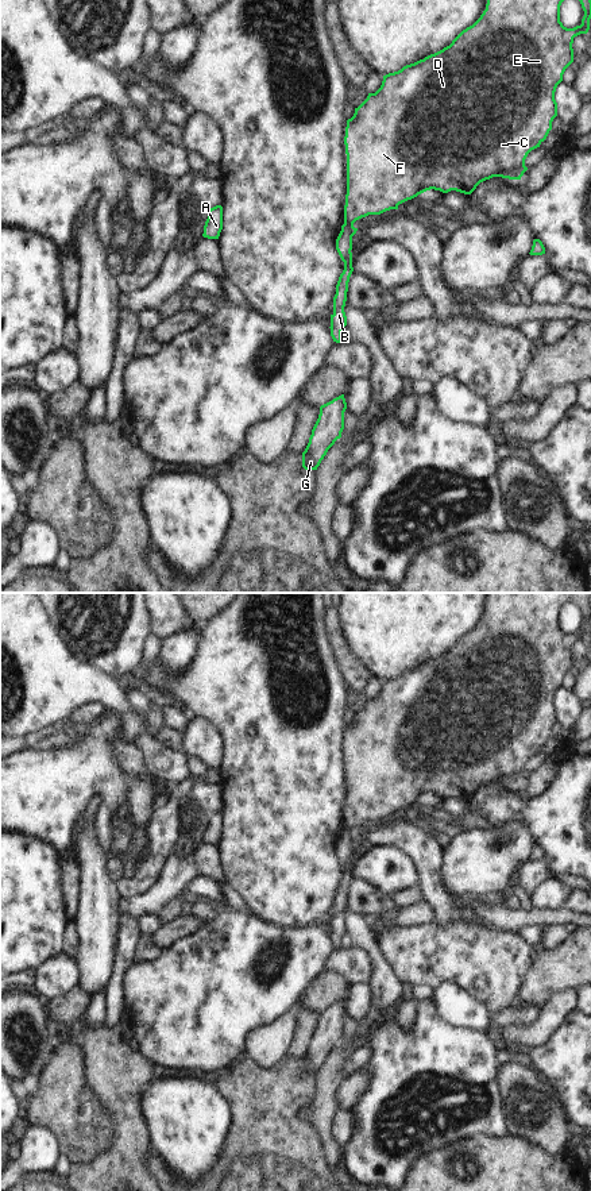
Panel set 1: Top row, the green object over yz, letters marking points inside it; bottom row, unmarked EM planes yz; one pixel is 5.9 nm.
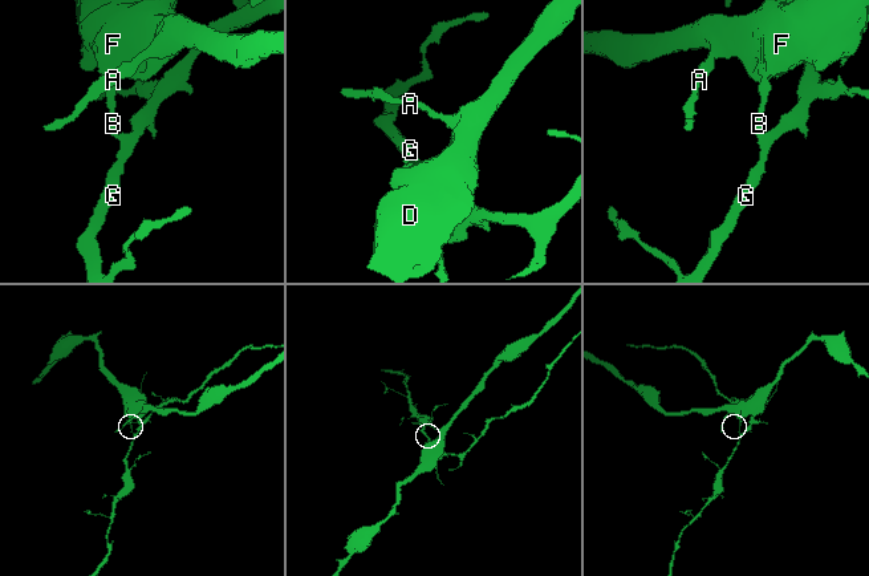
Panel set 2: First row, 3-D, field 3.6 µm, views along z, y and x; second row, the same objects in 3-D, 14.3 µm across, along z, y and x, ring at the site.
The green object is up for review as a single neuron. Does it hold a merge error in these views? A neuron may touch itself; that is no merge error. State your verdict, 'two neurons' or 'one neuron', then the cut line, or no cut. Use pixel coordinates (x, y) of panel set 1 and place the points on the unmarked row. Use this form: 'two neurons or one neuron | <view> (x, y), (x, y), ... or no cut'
two neurons | yz (344, 825), (352, 831)

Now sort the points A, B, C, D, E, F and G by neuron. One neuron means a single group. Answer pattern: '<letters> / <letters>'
A C D E F / B G

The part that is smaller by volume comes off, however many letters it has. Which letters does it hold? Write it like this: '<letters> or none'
B, G

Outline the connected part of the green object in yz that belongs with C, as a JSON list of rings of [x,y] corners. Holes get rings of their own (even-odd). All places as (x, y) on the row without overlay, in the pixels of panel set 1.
[[[490,593],[486,614],[480,623],[463,635],[449,651],[425,662],[414,668],[403,671],[401,675],[383,681],[381,693],[375,698],[368,698],[367,704],[355,713],[355,718],[347,725],[345,732],[345,759],[347,759],[347,799],[344,810],[344,826],[354,828],[368,820],[381,820],[398,810],[417,802],[418,799],[434,794],[443,798],[456,795],[471,799],[476,791],[492,782],[521,785],[528,775],[525,764],[528,759],[540,752],[552,735],[552,726],[557,721],[557,708],[555,697],[563,686],[565,674],[573,667],[573,643],[587,639],[591,624],[591,593]],[[568,602],[576,602],[584,616],[582,629],[567,633],[560,627],[560,610]]]

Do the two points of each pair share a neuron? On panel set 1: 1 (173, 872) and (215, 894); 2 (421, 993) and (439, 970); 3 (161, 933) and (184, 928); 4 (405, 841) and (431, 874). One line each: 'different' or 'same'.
1: different
2: different
3: same
4: same

